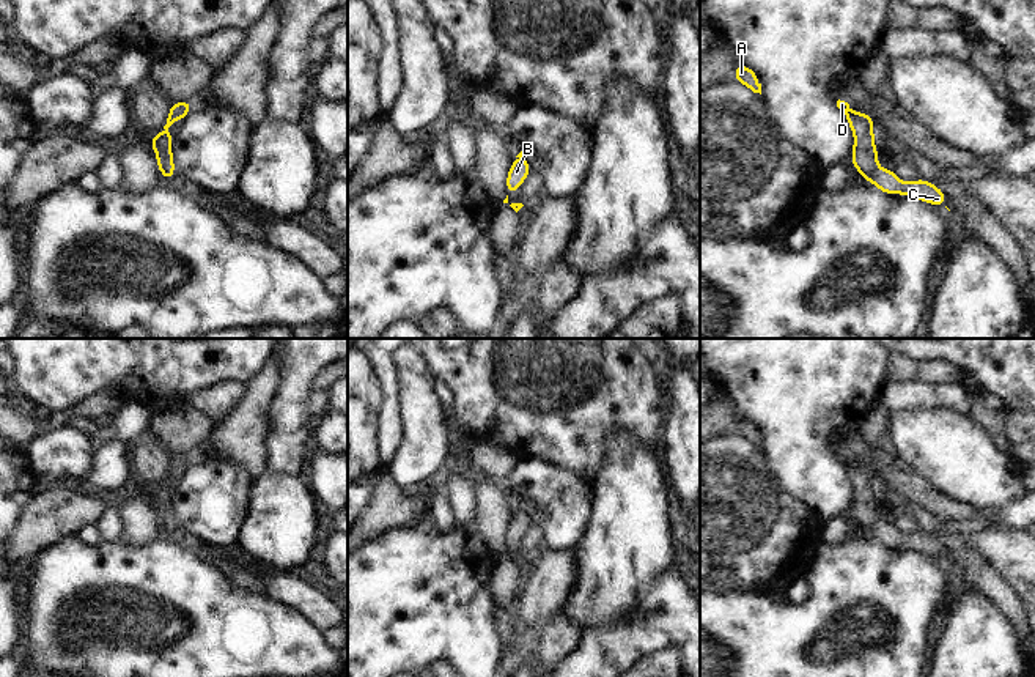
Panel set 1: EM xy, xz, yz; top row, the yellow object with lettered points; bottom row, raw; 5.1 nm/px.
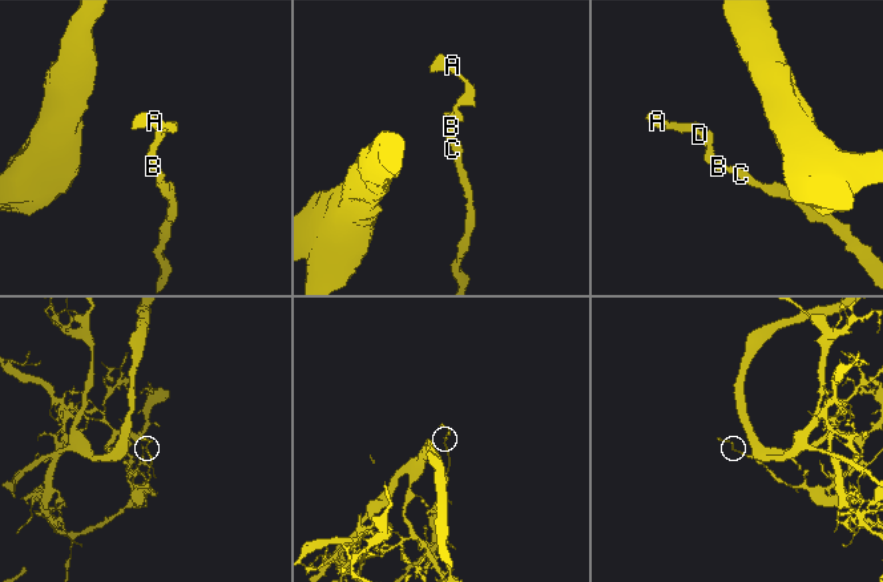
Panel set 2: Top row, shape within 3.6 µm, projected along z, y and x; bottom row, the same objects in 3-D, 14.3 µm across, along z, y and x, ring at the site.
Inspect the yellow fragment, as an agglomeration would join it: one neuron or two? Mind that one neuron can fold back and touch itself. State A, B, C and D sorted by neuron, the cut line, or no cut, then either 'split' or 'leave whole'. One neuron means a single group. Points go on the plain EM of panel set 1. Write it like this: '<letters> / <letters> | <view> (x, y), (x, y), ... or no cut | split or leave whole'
A B C D | no cut | leave whole

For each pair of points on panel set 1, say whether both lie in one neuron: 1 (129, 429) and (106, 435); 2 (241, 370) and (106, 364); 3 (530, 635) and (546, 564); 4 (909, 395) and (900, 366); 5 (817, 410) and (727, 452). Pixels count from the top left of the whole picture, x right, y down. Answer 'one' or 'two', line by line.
1: one
2: one
3: one
4: two
5: two

